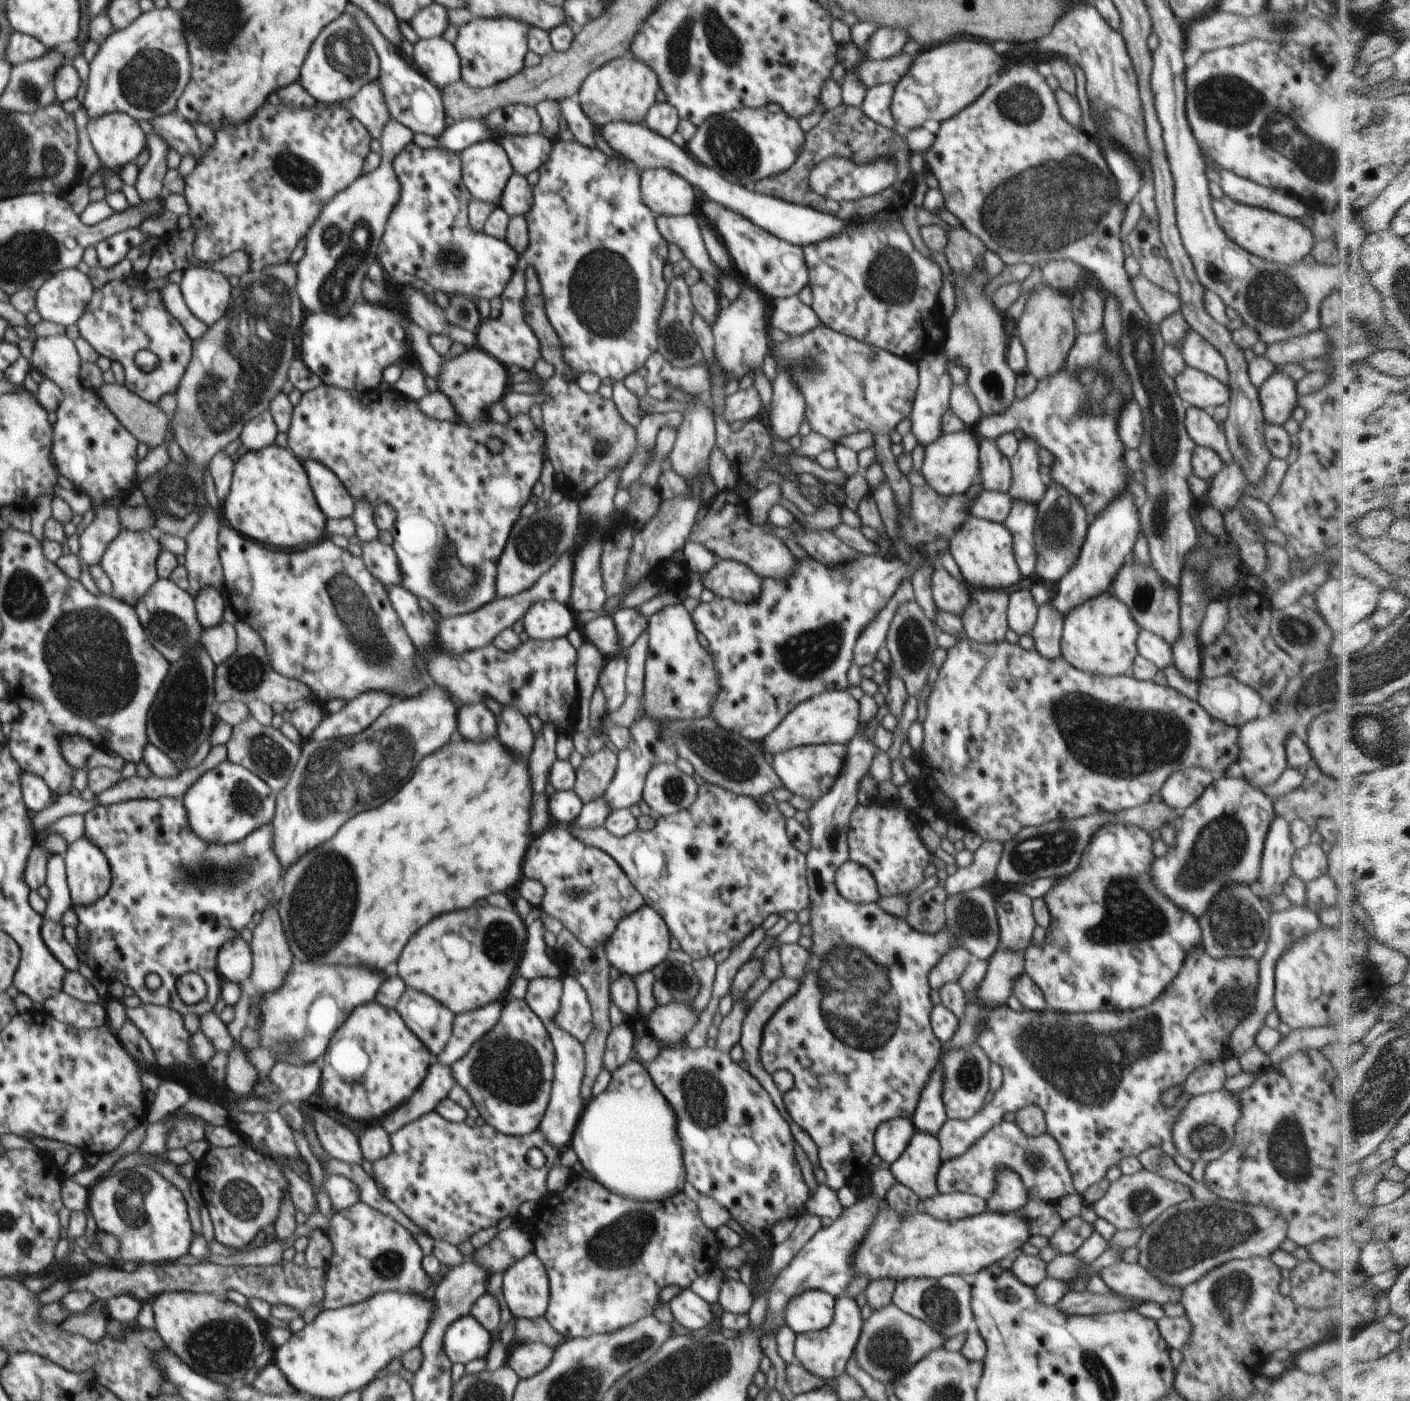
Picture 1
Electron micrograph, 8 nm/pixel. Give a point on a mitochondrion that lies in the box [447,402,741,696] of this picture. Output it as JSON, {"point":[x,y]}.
{"point":[536,542]}

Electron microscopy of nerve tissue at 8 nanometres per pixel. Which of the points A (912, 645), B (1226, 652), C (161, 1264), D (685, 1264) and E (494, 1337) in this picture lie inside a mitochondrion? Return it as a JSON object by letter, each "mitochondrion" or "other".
{"A":"mitochondrion","B":"other","C":"other","D":"other","E":"other"}

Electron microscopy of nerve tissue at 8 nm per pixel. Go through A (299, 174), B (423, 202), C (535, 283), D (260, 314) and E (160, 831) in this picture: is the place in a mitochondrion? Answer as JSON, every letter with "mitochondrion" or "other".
{"A":"mitochondrion","B":"other","C":"other","D":"mitochondrion","E":"other"}

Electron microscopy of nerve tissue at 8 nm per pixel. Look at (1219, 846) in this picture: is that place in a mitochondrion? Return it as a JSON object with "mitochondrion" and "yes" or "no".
{"mitochondrion":"yes"}

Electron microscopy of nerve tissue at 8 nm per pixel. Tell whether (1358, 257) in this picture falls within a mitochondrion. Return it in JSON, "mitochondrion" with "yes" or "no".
{"mitochondrion":"no"}

